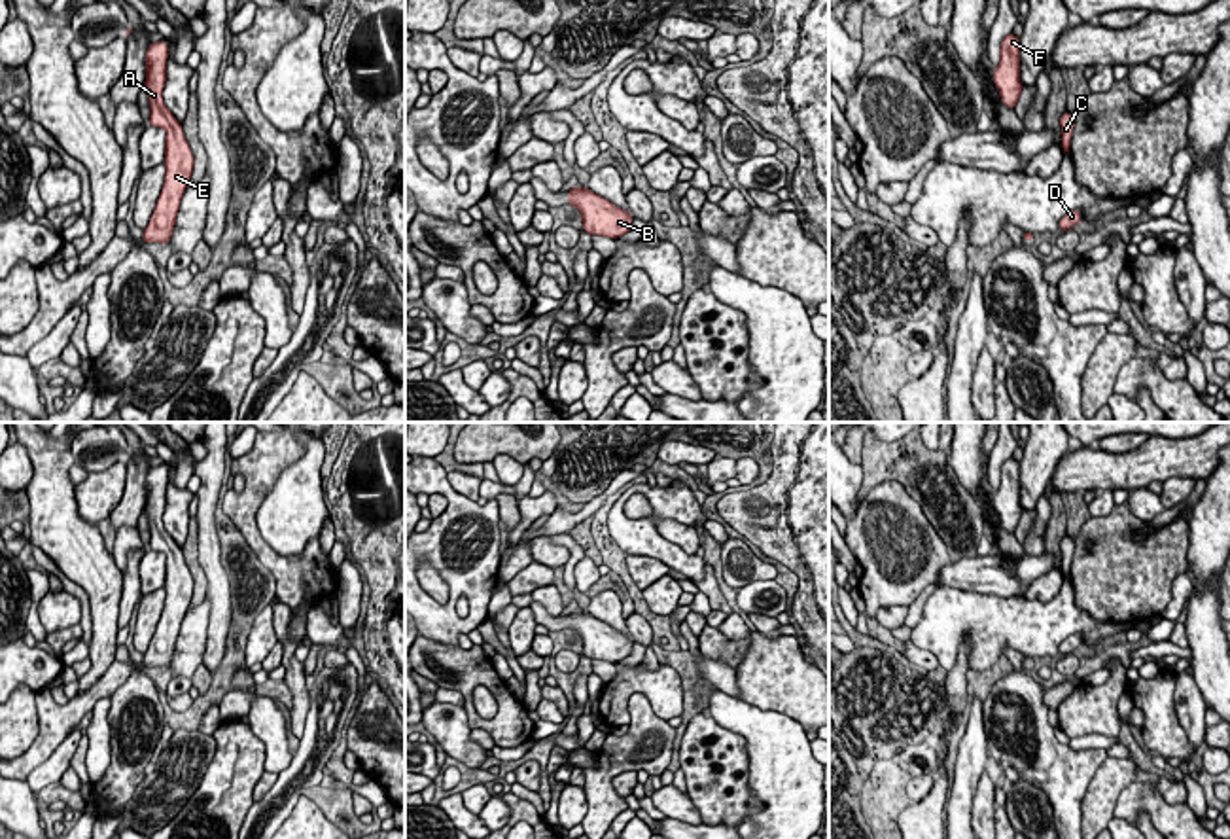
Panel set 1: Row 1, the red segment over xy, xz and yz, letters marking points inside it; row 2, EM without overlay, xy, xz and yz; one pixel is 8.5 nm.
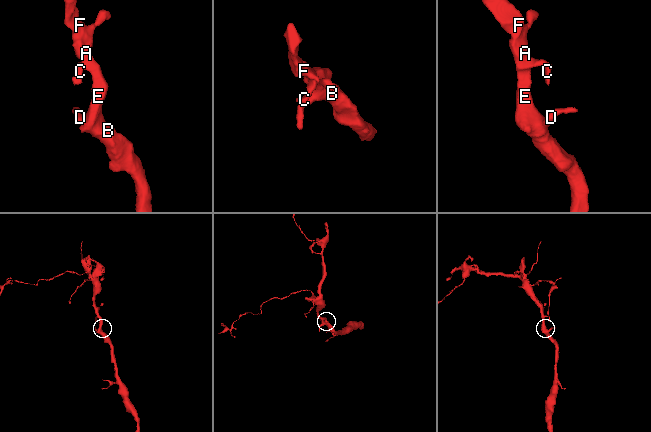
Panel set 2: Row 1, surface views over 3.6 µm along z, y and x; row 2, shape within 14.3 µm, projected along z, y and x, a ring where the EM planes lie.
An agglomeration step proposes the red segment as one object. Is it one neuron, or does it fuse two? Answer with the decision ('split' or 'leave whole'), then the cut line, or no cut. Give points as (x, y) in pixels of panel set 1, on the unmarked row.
leave whole; no cut

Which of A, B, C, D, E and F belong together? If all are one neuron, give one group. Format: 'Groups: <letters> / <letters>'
Groups: A B C D E F

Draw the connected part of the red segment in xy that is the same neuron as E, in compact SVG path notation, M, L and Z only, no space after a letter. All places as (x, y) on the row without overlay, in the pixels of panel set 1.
M157 466L148 470L146 475L146 506L144 515L149 525L149 545L148 549L161 551L167 555L165 561L165 606L148 652L144 653L142 665L168 669L176 640L180 634L182 621L193 598L195 581L184 561L182 547L165 530L163 511L167 506L167 483L168 468Z

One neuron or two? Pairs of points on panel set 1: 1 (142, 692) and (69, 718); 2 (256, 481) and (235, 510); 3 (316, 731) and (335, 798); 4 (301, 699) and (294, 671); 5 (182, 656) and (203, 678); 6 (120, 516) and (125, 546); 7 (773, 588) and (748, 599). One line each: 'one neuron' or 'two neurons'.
1: two neurons
2: one neuron
3: two neurons
4: one neuron
5: two neurons
6: two neurons
7: one neuron

